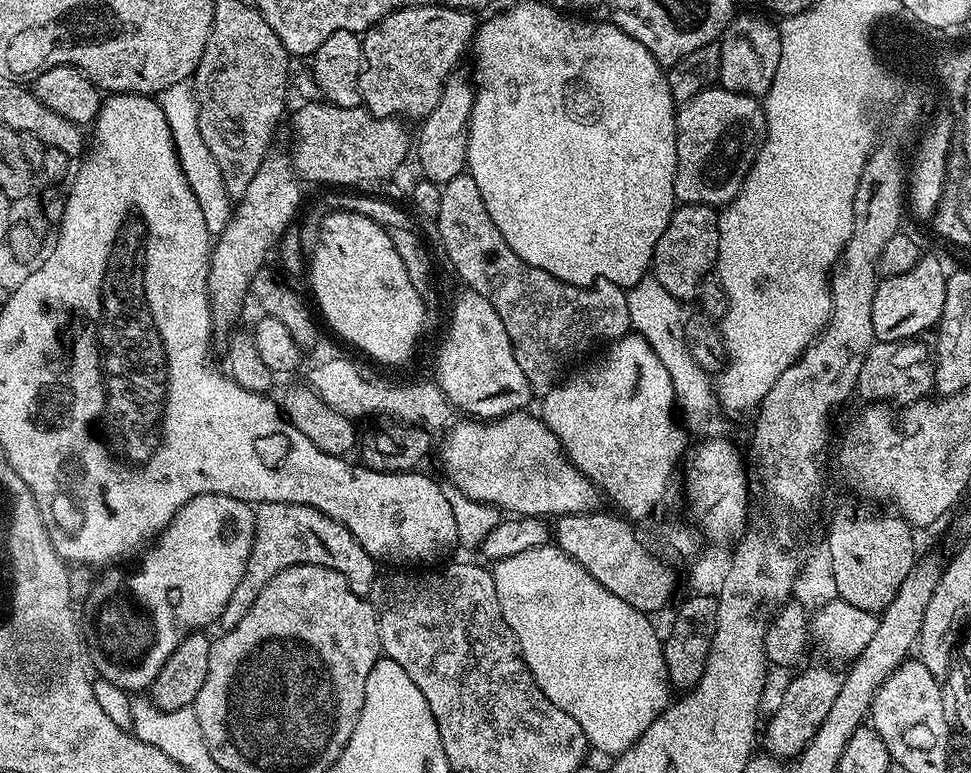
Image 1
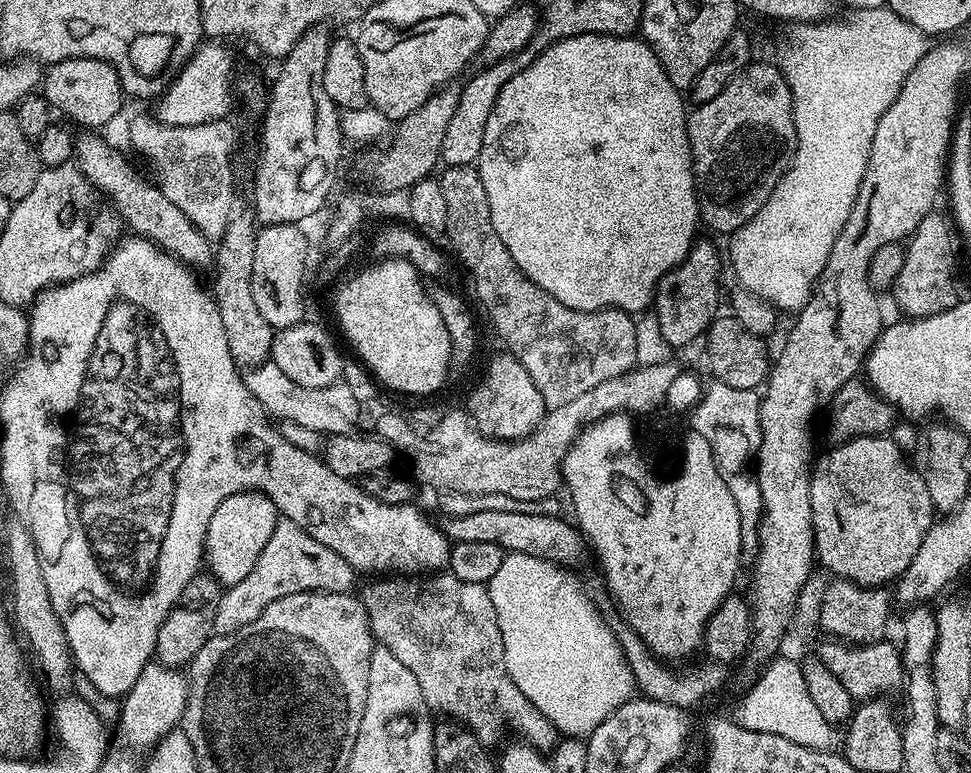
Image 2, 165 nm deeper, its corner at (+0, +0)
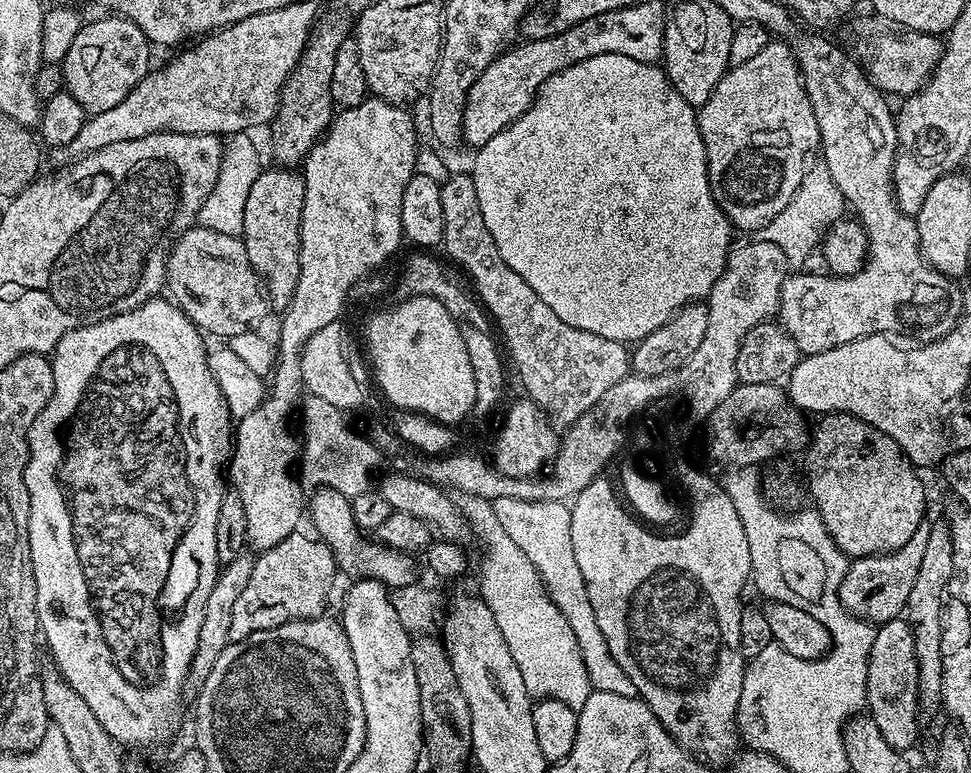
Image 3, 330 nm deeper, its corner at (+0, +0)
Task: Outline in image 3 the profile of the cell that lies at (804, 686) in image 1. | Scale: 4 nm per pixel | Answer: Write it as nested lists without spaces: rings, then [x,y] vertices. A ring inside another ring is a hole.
[[[922,523],[918,530],[914,530],[914,538],[910,538],[910,542],[898,551],[888,552],[885,556],[855,557],[849,563],[840,587],[840,601],[845,610],[873,626],[897,619],[908,607],[910,590],[914,587],[924,557],[926,538],[930,538],[930,527]]]

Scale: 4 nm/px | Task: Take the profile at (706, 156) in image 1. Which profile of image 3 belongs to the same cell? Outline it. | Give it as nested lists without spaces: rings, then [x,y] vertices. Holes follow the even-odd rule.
[[[772,38],[757,56],[742,62],[742,66],[729,67],[718,86],[714,86],[714,94],[698,110],[696,121],[706,146],[708,181],[714,202],[718,202],[733,229],[748,232],[744,234],[759,233],[790,206],[809,167],[808,155],[820,147],[818,118],[814,118],[814,106],[810,106],[792,47],[779,38]]]

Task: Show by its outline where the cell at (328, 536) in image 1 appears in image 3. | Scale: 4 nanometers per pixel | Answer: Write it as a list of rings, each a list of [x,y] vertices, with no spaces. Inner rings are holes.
[[[303,531],[291,532],[278,546],[259,553],[255,557],[254,574],[250,574],[250,582],[246,590],[234,602],[234,615],[230,621],[230,641],[241,640],[258,630],[270,630],[274,626],[282,626],[291,620],[314,620],[325,615],[324,607],[328,604],[328,591],[332,588],[332,579],[338,576],[338,565],[327,544],[311,535],[303,536]]]

